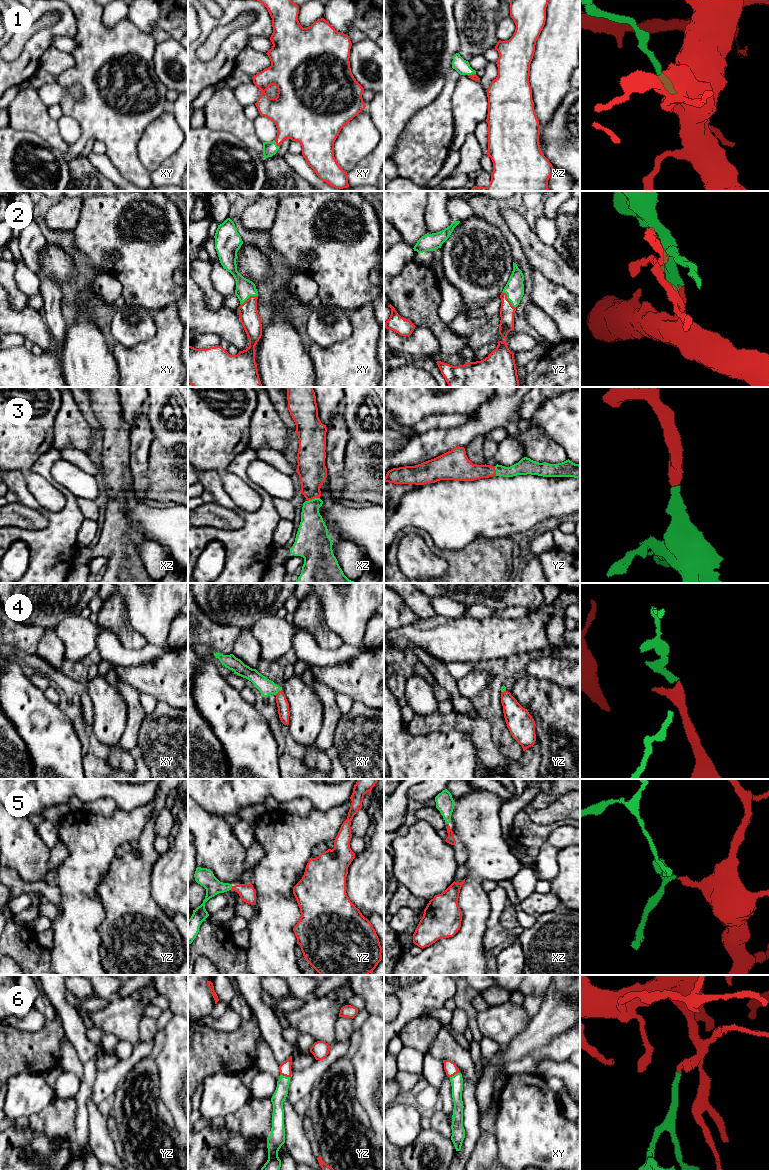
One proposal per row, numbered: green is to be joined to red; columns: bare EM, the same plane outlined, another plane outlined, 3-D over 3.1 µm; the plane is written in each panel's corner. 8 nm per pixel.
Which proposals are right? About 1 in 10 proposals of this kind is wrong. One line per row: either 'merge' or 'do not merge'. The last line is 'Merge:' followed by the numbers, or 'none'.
1: merge
2: merge
3: merge
4: merge
5: merge
6: merge
Merge: 1, 2, 3, 4, 5, 6

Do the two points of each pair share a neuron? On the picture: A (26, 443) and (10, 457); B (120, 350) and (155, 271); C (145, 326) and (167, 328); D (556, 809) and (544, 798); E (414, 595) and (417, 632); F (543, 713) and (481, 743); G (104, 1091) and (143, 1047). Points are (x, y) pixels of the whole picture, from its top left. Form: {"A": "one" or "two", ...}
{"A": "one", "B": "two", "C": "two", "D": "two", "E": "two", "F": "two", "G": "one"}

